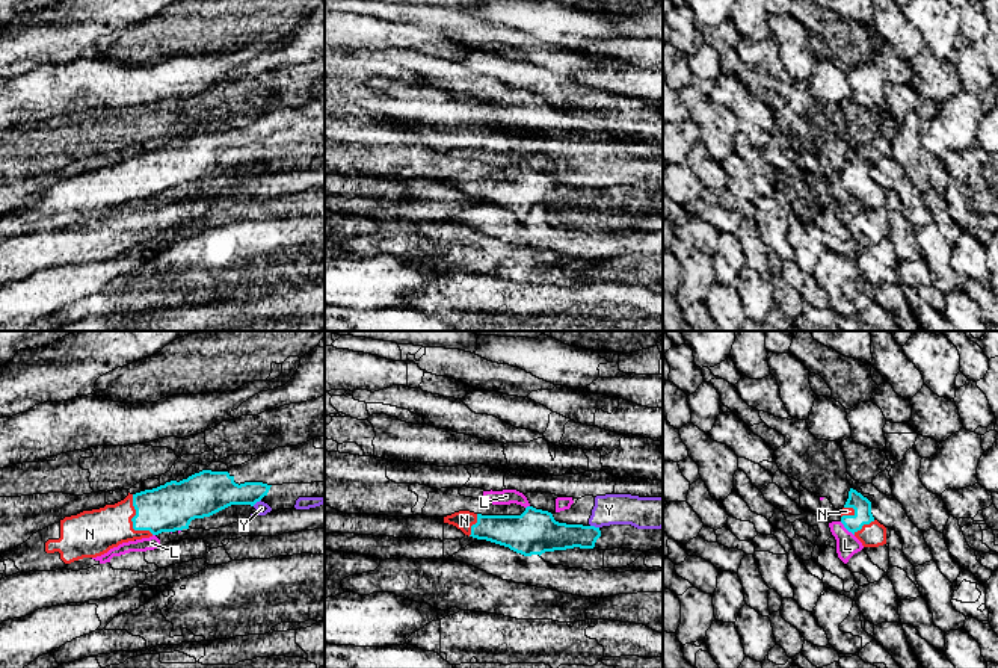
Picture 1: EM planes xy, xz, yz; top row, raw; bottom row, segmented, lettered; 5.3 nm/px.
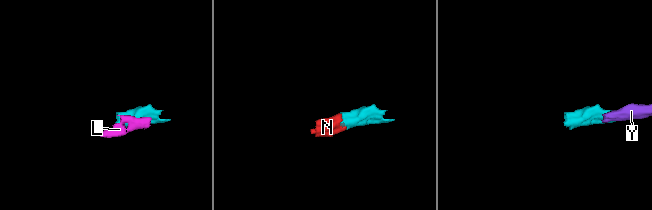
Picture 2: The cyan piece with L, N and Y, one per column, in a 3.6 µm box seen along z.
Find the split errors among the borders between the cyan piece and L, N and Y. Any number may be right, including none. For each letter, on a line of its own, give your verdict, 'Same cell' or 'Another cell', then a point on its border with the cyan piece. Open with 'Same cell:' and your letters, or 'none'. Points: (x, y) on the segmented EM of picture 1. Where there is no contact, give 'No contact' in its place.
Same cell: N
L: Another cell. Touches cyan at yz (847, 529)
N: Same cell. Touches cyan at xy (132, 520)
Y: Another cell. Touches cyan at xz (594, 526)

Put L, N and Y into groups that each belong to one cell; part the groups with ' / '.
L Y / N

